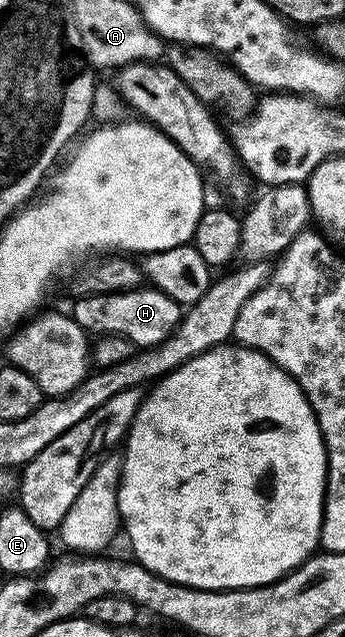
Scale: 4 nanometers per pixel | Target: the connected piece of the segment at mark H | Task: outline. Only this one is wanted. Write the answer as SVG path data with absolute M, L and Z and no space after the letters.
M140 287L124 293L80 297L74 304L74 319L88 335L104 337L117 335L129 339L139 349L148 349L151 345L161 343L161 339L165 339L175 330L184 314L184 310L176 301L169 299L169 295L154 287Z

